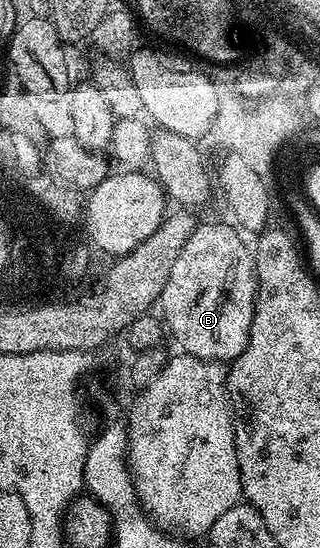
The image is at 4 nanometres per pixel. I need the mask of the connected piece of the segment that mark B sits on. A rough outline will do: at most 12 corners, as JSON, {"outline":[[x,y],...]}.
{"outline":[[203,221],[160,299],[169,337],[244,352],[258,281],[233,225]]}

